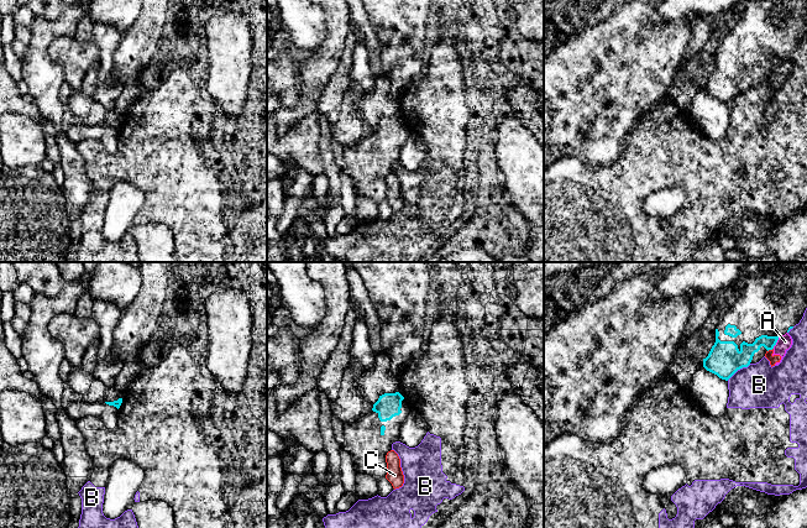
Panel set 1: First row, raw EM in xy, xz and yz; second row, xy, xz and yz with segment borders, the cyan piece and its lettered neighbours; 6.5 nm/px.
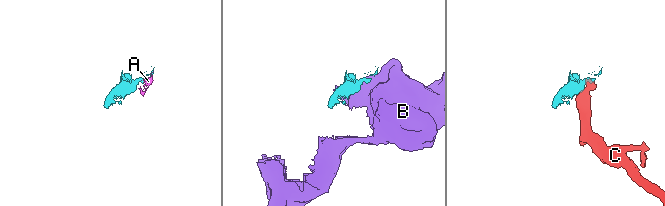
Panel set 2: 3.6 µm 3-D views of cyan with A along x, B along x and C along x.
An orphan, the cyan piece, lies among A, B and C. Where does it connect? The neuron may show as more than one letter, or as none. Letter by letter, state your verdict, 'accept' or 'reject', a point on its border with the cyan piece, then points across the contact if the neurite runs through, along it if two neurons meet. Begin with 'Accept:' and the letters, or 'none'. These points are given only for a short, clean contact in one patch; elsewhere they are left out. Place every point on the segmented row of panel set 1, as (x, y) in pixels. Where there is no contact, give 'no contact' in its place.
Accept: none
A: reject | yz (776, 341) | along yz (780, 336), (773, 348)
B: reject | yz (738, 369)
C: reject | yz (770, 349) | along yz (773, 348), (768, 351)

